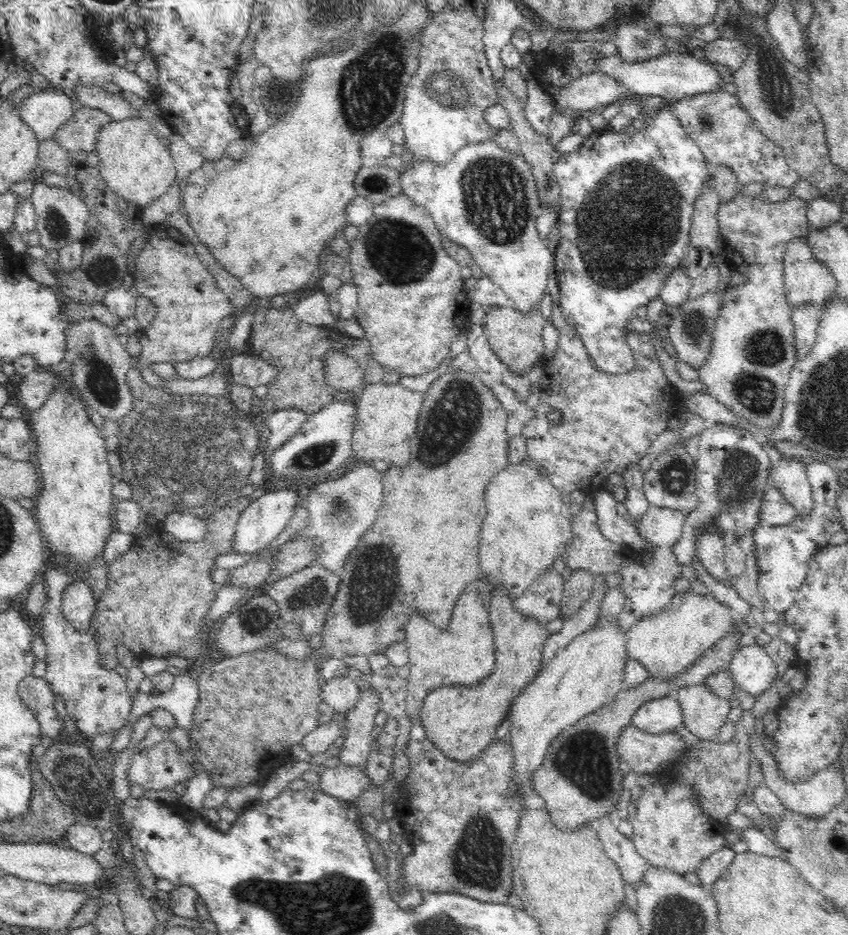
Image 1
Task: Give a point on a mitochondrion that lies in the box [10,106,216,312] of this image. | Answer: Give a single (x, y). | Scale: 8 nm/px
(103, 271)

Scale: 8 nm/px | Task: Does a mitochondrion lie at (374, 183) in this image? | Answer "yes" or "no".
yes

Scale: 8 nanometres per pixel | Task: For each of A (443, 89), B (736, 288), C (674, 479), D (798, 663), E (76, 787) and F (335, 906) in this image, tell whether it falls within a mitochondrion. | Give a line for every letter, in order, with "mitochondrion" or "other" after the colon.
A: mitochondrion
B: other
C: mitochondrion
D: other
E: mitochondrion
F: mitochondrion

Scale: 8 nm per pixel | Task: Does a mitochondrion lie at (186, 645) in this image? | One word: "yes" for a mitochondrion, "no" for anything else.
no

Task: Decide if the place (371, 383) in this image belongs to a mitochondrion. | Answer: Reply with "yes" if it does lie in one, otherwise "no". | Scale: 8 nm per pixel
no

